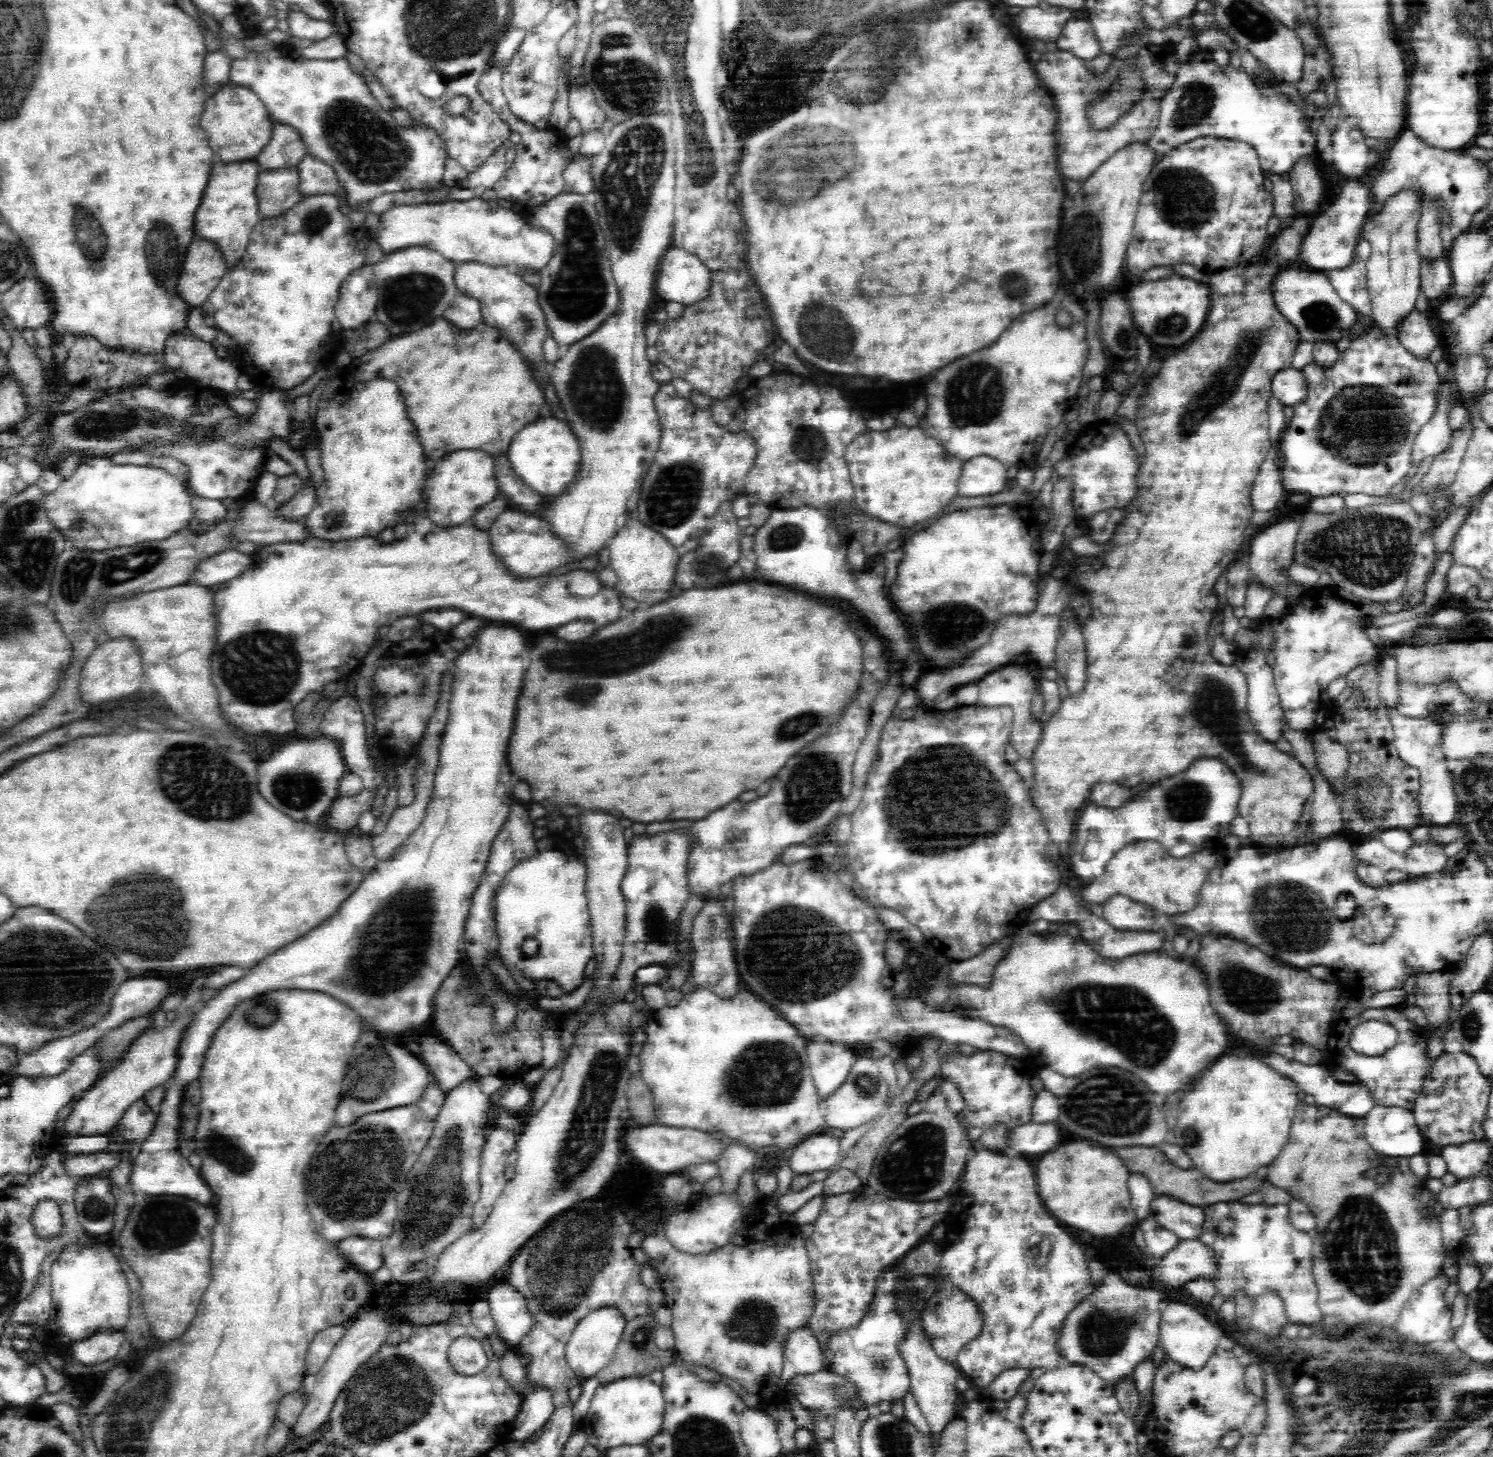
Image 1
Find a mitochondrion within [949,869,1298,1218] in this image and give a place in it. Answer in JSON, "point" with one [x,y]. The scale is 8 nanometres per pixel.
{"point":[1120,1015]}

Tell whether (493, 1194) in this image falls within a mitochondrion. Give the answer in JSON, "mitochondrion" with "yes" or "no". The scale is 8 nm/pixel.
{"mitochondrion":"no"}

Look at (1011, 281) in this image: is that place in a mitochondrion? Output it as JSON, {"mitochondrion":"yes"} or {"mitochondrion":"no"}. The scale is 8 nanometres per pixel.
{"mitochondrion":"yes"}

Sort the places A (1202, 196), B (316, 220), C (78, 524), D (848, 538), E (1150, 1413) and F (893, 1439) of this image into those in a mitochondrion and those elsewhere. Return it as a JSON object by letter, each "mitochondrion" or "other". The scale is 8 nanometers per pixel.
{"A":"mitochondrion","B":"mitochondrion","C":"mitochondrion","D":"other","E":"other","F":"mitochondrion"}

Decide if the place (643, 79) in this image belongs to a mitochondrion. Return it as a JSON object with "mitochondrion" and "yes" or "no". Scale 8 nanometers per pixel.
{"mitochondrion":"yes"}

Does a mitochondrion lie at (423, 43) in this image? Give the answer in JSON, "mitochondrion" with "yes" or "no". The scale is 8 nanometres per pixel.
{"mitochondrion":"yes"}

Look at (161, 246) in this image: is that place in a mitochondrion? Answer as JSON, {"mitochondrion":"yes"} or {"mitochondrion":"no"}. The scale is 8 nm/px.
{"mitochondrion":"yes"}

